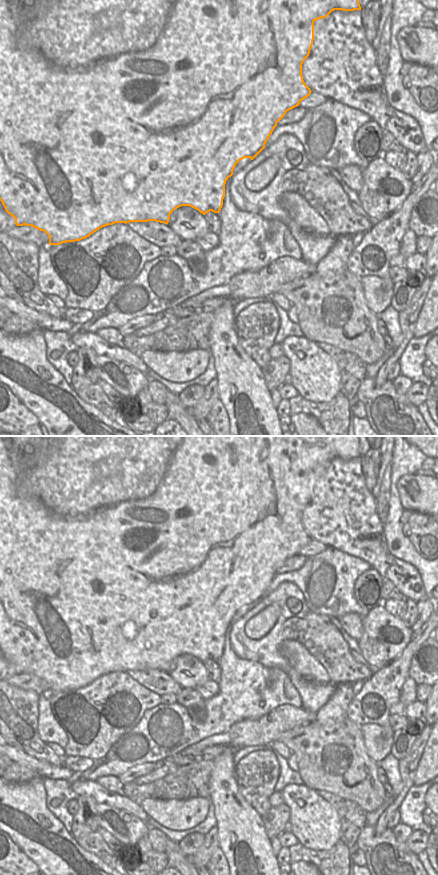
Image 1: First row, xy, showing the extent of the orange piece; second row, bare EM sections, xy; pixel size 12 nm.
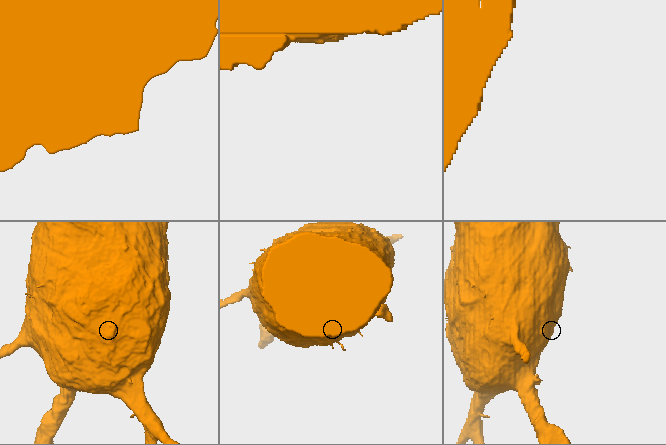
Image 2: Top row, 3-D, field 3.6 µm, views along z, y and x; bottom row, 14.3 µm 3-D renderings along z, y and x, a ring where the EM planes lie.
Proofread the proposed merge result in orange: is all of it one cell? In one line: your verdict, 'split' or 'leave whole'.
leave whole

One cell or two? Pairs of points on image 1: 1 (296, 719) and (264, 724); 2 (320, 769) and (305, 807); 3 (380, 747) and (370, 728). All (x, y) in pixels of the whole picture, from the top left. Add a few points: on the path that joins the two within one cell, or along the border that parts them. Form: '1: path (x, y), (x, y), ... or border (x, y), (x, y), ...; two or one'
1: path (288, 719), (281, 719), (272, 724); one
2: border (303, 783), (314, 790); two
3: path (378, 742), (372, 733); one

